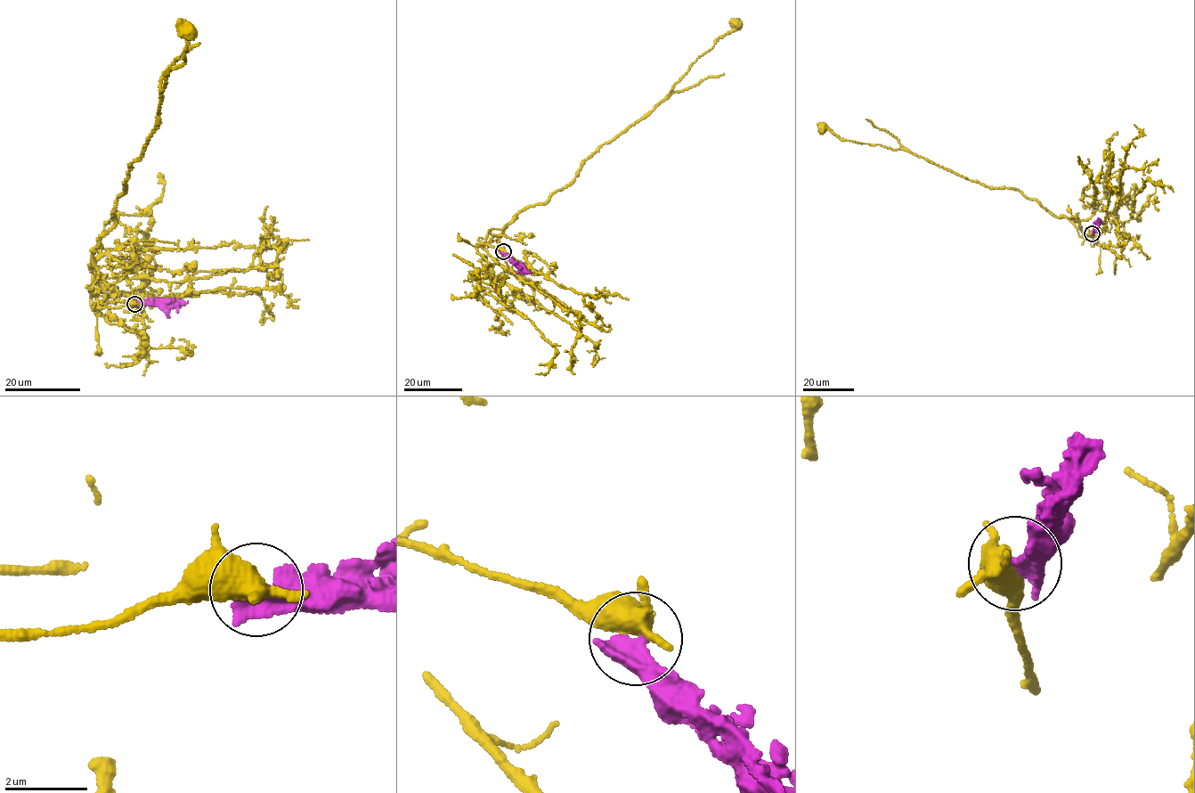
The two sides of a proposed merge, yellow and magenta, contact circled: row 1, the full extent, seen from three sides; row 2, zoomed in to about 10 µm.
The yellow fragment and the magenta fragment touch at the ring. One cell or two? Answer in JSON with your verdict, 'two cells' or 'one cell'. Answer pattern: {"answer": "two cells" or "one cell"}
{"answer": "two cells"}

